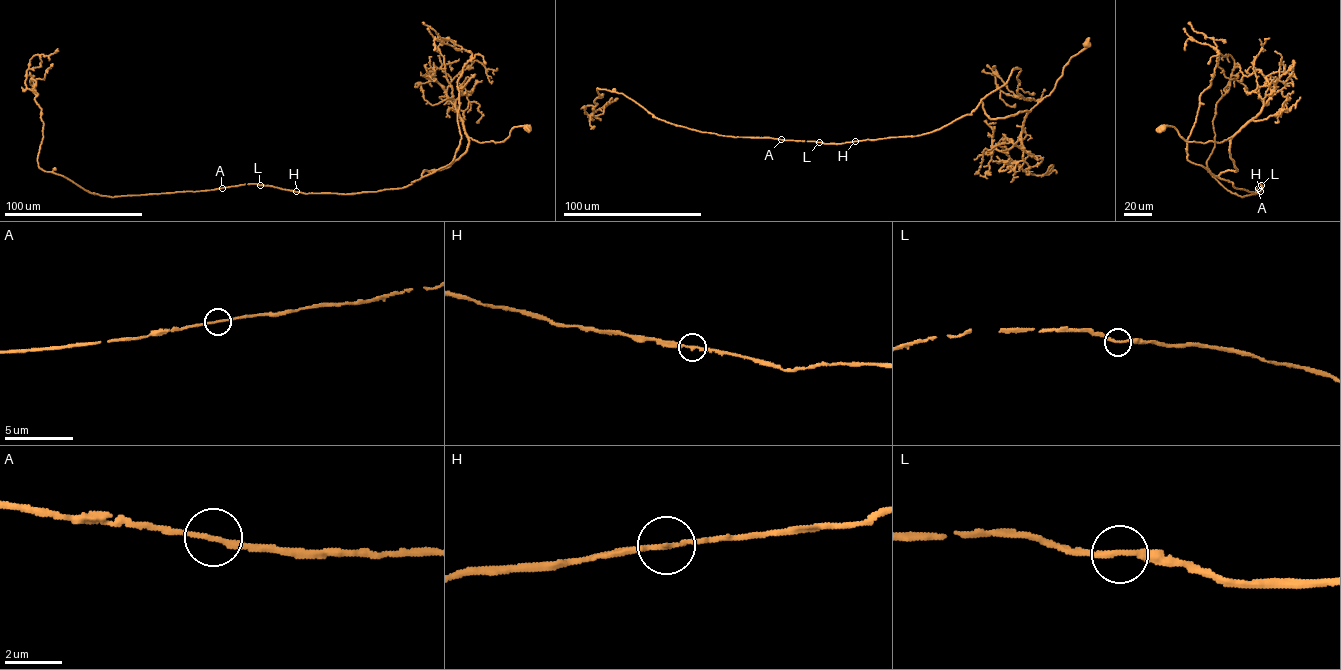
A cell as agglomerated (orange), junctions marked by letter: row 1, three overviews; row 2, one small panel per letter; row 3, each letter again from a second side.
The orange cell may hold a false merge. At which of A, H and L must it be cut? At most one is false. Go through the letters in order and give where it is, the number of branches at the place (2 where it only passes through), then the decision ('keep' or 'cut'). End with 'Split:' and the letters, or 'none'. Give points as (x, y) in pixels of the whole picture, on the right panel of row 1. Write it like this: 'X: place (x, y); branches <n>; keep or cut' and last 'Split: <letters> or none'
A: place (1258, 188); branches 2; keep
H: place (1260, 191); branches 2; keep
L: place (1261, 185); branches 2; keep
Split: none

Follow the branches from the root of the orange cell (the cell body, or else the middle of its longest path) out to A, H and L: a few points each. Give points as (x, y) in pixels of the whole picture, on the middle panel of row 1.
A: (1086, 44), (1028, 112), (990, 119), (981, 99), (971, 114), (916, 136), (841, 143), (781, 139)
H: (1086, 44), (1069, 59), (1051, 92), (1029, 112), (990, 119), (981, 99), (971, 114), (930, 132), (856, 141)
L: (1086, 44), (1069, 59), (1051, 92), (1029, 112), (990, 119), (981, 99), (971, 114), (930, 132), (819, 142)

